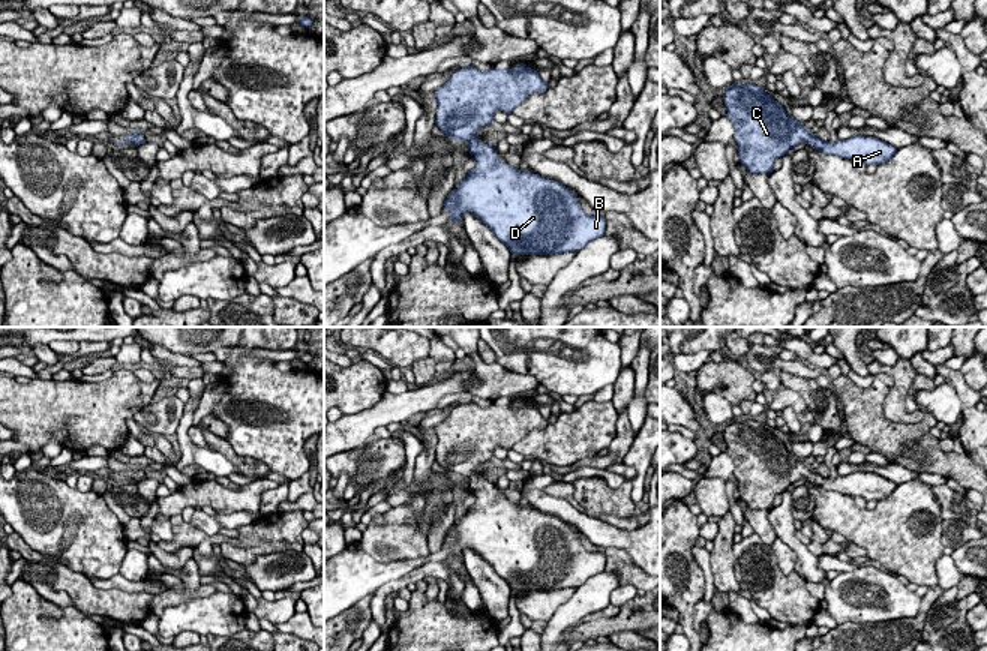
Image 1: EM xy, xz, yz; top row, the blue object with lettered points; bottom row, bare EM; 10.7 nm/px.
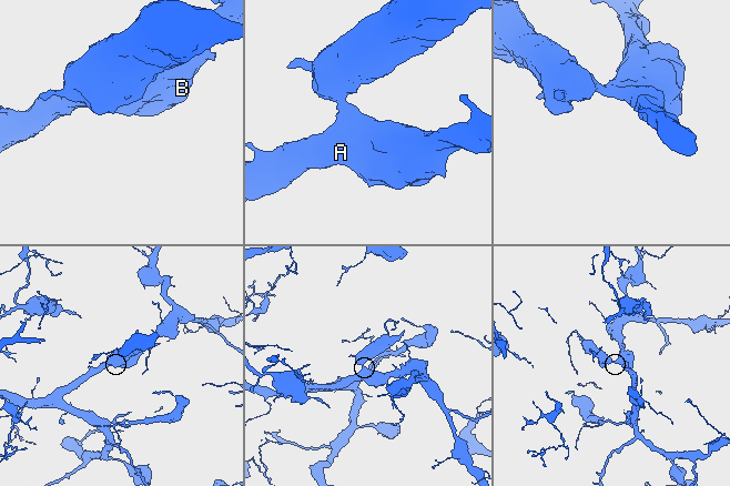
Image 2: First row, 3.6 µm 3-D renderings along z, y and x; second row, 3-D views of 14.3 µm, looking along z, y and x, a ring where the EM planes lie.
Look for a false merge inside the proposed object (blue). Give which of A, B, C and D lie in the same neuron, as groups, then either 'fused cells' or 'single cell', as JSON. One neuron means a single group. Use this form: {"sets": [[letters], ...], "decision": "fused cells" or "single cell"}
{"sets": [["A", "B", "C", "D"]], "decision": "single cell"}

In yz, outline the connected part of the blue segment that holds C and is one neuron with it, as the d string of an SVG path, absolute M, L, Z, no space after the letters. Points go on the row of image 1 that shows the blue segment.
M754 82L726 87L723 102L734 123L734 140L738 144L740 162L750 172L774 171L774 162L788 154L800 142L825 154L880 165L897 152L891 144L874 138L855 135L836 142L822 141L796 122L786 110Z

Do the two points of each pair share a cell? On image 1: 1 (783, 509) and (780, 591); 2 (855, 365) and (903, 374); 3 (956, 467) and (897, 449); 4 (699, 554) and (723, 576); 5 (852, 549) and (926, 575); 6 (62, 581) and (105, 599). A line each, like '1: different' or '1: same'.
1: different
2: different
3: same
4: different
5: different
6: same

